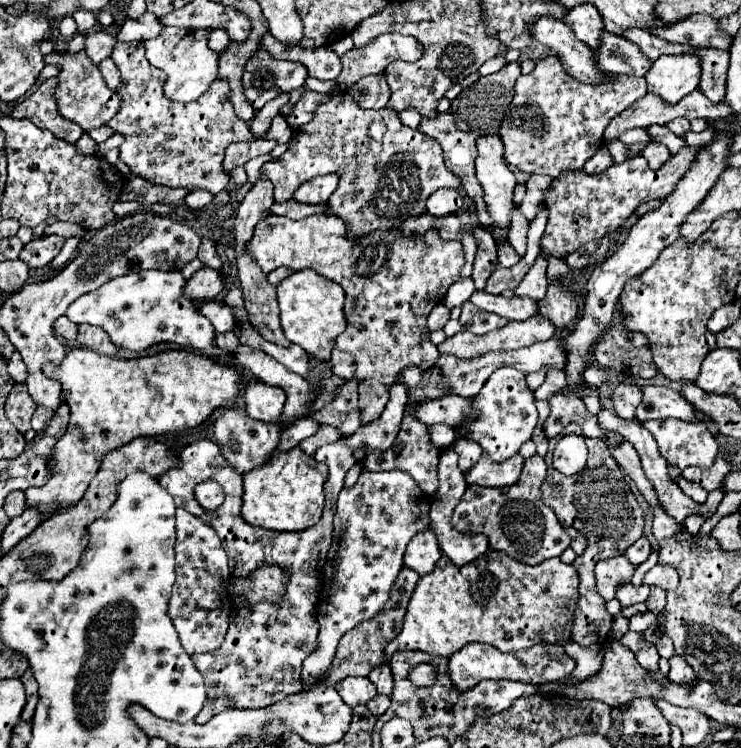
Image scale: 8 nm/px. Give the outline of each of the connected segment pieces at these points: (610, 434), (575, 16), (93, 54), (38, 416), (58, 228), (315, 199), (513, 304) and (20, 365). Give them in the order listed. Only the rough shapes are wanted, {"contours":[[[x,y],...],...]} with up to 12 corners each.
{"contours":[[[555,393],[547,401],[551,415],[545,435],[557,437],[569,423],[583,427],[585,437],[609,447],[625,441],[603,431],[579,395]],[[593,5],[569,9],[563,21],[583,43],[601,47],[605,25]],[[107,31],[89,33],[83,45],[99,65],[111,55],[115,37]],[[37,407],[31,421],[33,429],[41,433],[53,411],[45,411],[45,407]],[[55,221],[45,227],[43,235],[73,237],[83,229],[77,223]],[[337,175],[309,179],[293,199],[307,205],[327,203]],[[475,291],[471,301],[483,311],[511,319],[539,315],[529,297]],[[19,351],[9,359],[9,375],[15,383],[25,383],[25,367]]]}

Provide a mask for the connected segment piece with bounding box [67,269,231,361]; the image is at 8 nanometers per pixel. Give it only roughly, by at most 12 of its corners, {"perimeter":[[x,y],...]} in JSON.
{"perimeter":[[137,271],[69,305],[127,351],[203,343],[213,325],[179,271]]}

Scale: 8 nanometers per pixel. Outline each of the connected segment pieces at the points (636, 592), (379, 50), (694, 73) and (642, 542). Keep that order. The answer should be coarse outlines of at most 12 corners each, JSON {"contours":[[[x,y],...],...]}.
{"contours":[[[631,583],[617,589],[621,609],[645,603],[649,587],[633,587]],[[379,35],[341,57],[337,81],[349,87],[393,61],[417,61],[415,37]],[[663,55],[645,79],[649,93],[677,103],[697,89],[701,57]],[[647,537],[625,551],[635,565],[647,561],[651,555],[651,545]]]}

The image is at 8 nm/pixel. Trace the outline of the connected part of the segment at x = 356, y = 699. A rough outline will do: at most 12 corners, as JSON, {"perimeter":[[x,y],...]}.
{"perimeter":[[345,677],[335,691],[349,705],[377,695],[371,679]]}

